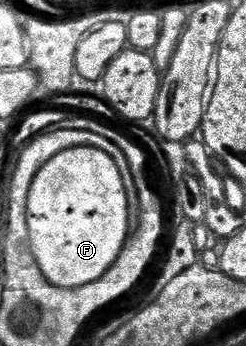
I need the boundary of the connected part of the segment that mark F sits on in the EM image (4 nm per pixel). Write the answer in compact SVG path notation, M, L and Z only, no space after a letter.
M74 147L70 151L62 151L62 155L54 155L54 159L50 159L50 163L46 163L42 171L38 171L34 187L30 187L30 239L26 245L28 249L32 248L30 257L49 283L57 285L58 288L86 287L86 283L94 283L94 279L102 279L102 275L110 271L130 236L130 189L128 197L127 188L129 189L129 186L126 184L125 174L114 163L114 159L110 159L106 151L98 151L94 147Z

